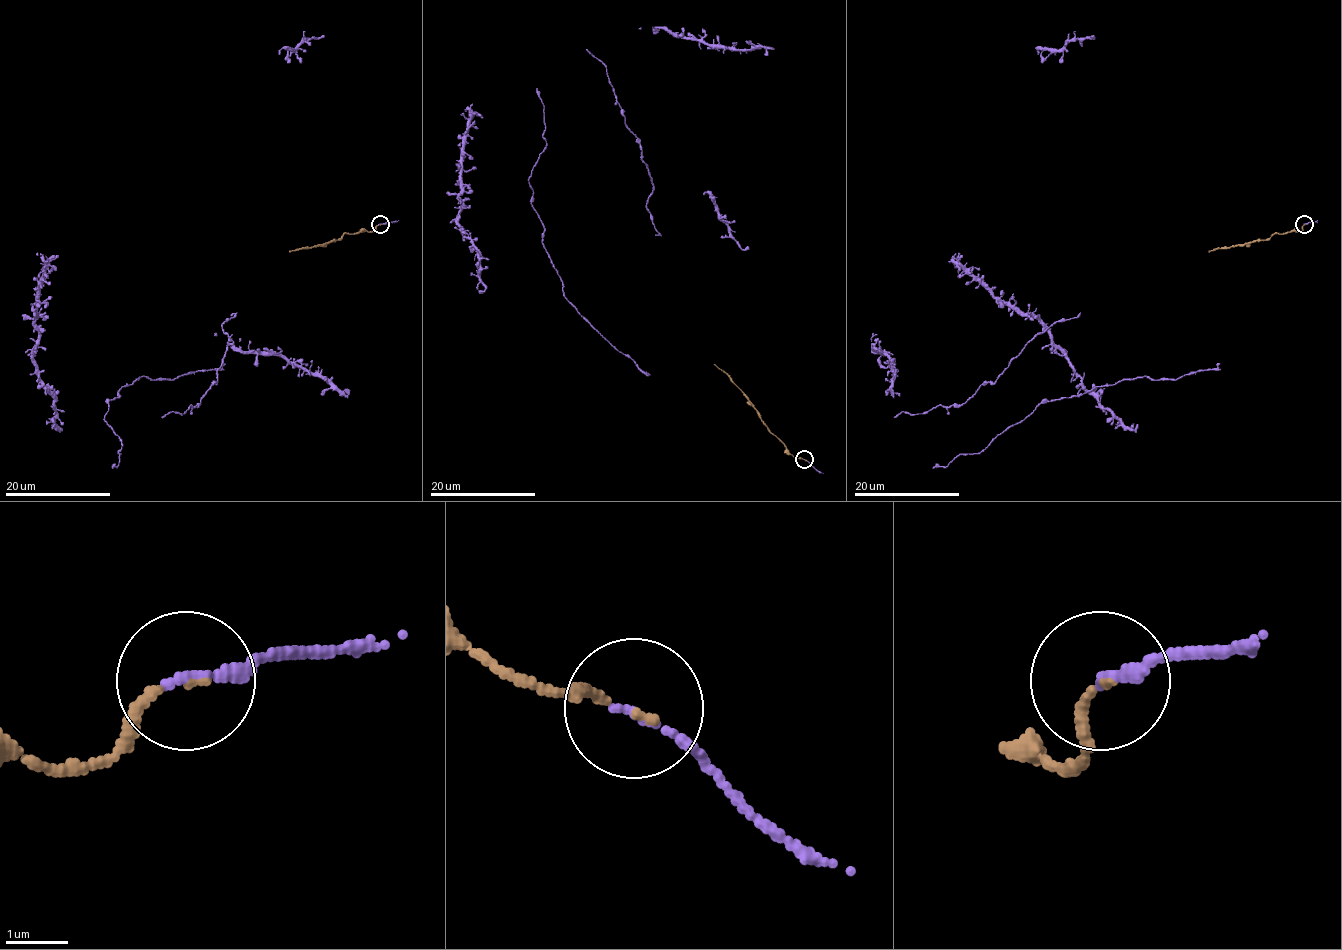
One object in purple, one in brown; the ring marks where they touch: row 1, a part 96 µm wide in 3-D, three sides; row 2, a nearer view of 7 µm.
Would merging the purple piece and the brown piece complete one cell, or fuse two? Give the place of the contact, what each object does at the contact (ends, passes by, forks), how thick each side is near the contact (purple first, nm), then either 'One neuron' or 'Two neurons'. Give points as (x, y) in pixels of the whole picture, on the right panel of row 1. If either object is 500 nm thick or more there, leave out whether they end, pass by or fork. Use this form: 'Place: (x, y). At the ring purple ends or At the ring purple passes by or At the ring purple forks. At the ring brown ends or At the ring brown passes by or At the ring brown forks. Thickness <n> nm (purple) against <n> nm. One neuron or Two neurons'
Place: (1304, 224). At the ring purple ends. At the ring brown ends. Thickness 150 nm (purple) against 120 nm. One neuron

